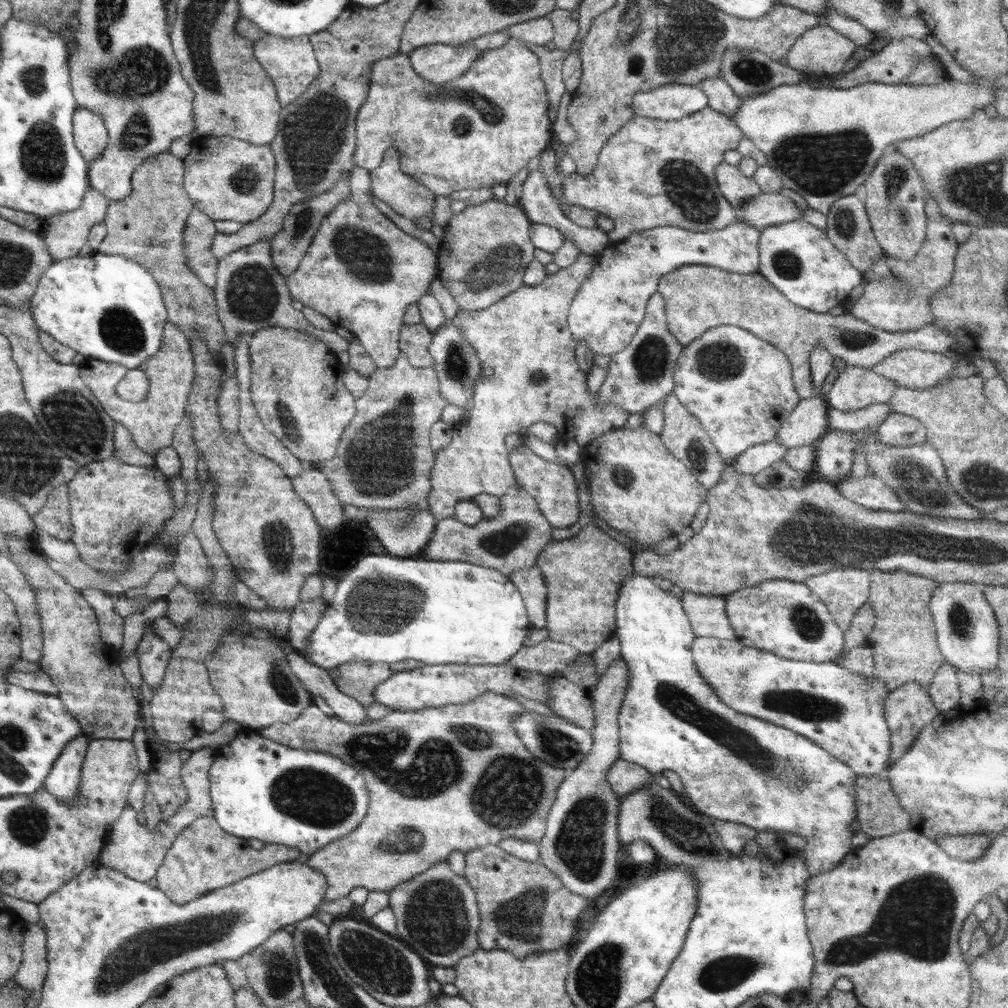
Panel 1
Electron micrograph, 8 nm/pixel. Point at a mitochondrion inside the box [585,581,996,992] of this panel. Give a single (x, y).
(917, 916)

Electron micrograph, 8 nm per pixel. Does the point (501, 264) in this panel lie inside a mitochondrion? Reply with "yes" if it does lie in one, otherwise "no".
yes

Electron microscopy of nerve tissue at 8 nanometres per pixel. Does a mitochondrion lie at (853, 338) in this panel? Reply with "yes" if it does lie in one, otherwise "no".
yes

